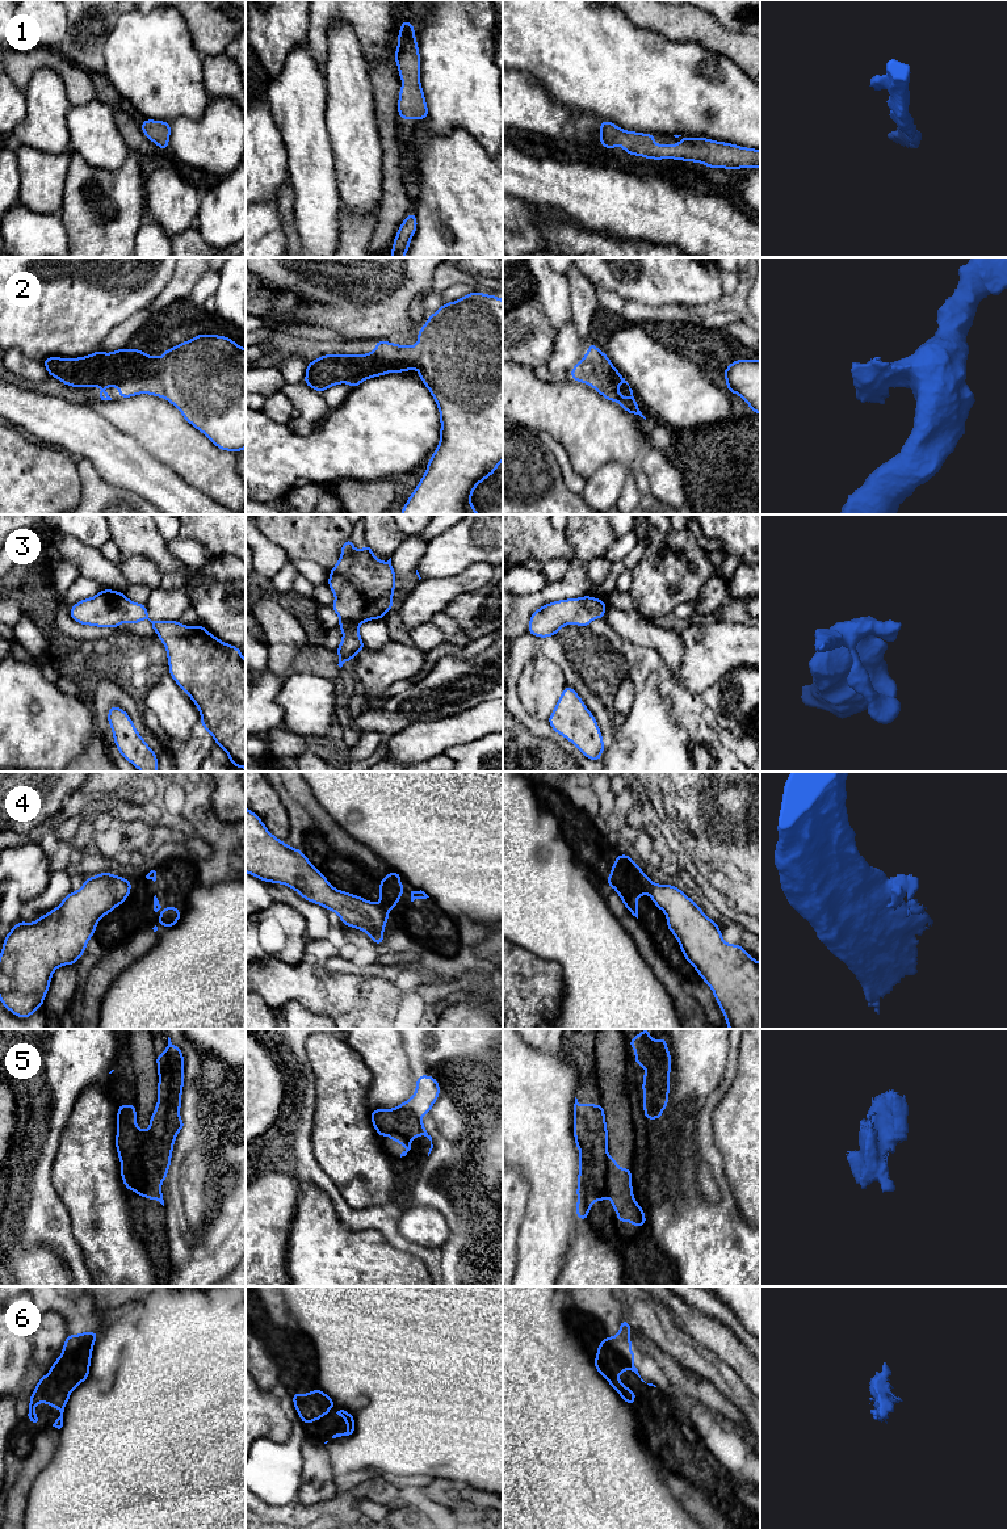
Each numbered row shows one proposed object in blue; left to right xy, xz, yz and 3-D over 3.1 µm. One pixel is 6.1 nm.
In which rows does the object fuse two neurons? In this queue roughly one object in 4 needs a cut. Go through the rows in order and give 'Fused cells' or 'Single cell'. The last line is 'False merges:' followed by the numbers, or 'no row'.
1: Single cell
2: Single cell
3: Single cell
4: Fused cells
5: Single cell
6: Single cell
False merges: 4

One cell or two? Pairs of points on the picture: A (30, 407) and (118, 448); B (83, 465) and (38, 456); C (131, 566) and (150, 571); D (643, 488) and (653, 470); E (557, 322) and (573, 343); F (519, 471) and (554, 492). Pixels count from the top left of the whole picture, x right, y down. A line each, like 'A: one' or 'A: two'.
A: one
B: two
C: one
D: two
E: two
F: one

